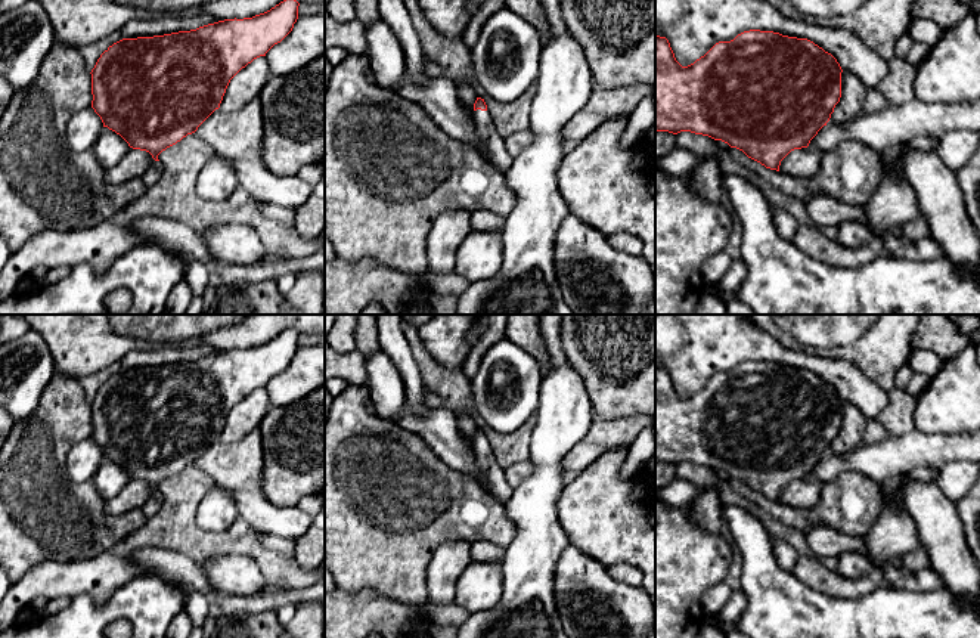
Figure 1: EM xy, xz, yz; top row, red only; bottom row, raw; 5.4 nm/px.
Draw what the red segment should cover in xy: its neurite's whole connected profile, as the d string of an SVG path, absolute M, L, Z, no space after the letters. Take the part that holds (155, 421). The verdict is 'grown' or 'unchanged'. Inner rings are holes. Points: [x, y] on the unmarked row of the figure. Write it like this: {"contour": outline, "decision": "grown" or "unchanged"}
{"contour": "M286 329L252 349L224 350L164 366L122 369L100 385L90 403L92 439L103 458L120 465L130 478L152 486L155 492L142 507L146 518L162 507L158 486L195 464L220 439L230 411L292 362L298 337L297 331Z", "decision": "grown"}

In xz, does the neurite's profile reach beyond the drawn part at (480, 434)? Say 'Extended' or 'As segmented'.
Extended

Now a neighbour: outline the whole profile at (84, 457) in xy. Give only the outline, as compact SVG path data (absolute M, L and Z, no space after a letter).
M92 437L80 440L68 452L66 473L69 480L74 483L92 480L102 459L103 453Z

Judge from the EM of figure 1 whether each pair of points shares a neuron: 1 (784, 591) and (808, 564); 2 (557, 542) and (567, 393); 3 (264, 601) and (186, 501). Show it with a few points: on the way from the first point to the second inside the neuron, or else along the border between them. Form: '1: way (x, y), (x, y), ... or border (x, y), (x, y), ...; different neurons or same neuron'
1: border (791, 572), (811, 588), (827, 594); different neurons
2: way (546, 505), (546, 451), (558, 430); same neuron
3: border (272, 587), (275, 590); different neurons

